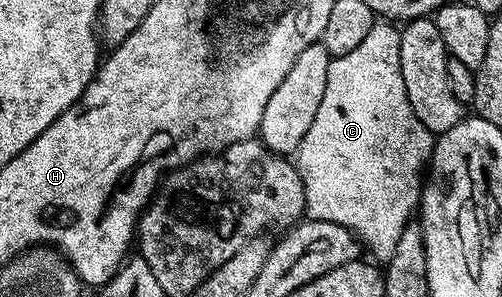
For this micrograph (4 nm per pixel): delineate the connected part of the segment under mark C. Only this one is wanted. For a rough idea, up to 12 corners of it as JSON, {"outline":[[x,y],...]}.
{"outline":[[396,24],[330,60],[295,152],[308,220],[381,263],[418,208],[434,134]]}

